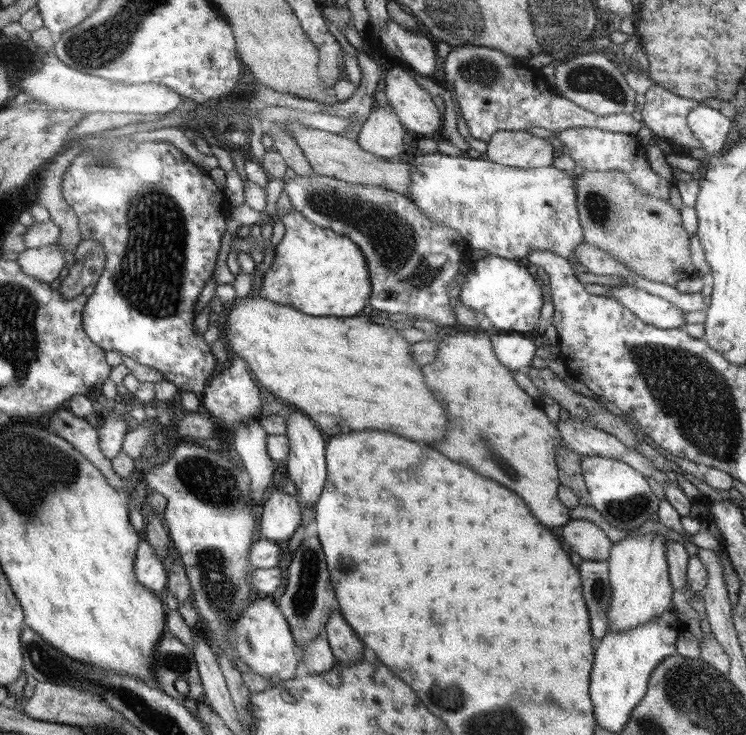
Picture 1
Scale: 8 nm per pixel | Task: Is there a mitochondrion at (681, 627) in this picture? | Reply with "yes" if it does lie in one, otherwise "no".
no

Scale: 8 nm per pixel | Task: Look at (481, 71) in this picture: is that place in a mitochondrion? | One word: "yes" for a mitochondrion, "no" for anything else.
yes

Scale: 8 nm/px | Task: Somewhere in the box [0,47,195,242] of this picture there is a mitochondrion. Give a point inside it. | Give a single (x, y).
(102, 161)

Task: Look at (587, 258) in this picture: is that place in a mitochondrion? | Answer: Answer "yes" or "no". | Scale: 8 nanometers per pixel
no

